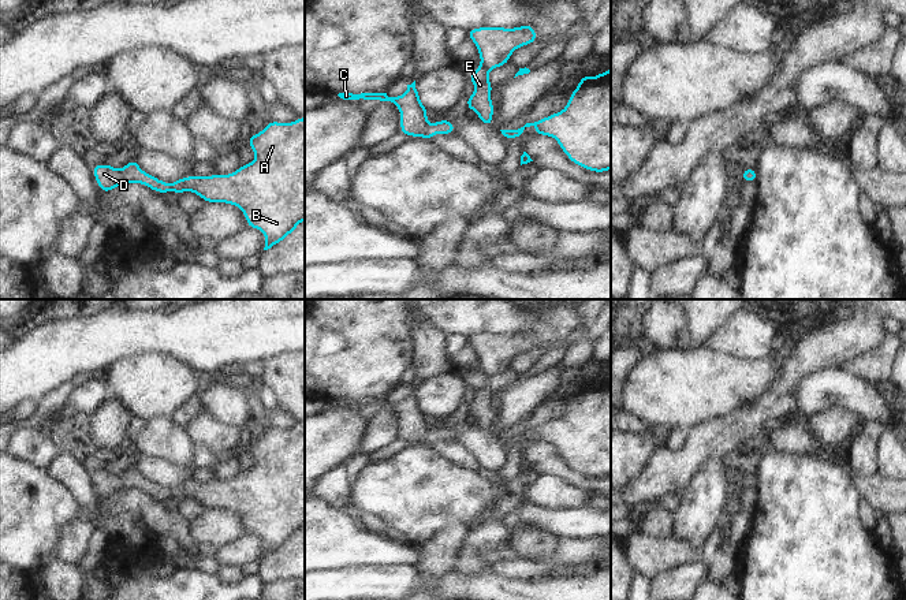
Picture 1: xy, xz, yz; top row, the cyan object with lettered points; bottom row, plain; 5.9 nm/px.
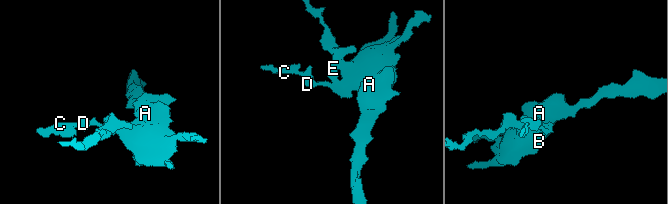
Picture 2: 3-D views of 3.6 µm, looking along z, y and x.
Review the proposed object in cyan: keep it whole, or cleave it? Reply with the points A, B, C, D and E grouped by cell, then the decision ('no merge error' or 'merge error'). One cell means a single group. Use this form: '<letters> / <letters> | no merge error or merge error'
A B C D E | no merge error

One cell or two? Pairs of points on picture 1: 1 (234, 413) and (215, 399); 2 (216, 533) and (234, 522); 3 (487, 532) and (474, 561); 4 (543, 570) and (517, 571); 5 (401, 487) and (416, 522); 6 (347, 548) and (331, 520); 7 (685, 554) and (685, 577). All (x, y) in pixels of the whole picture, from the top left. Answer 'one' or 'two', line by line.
1: one
2: one
3: one
4: one
5: one
6: one
7: two

